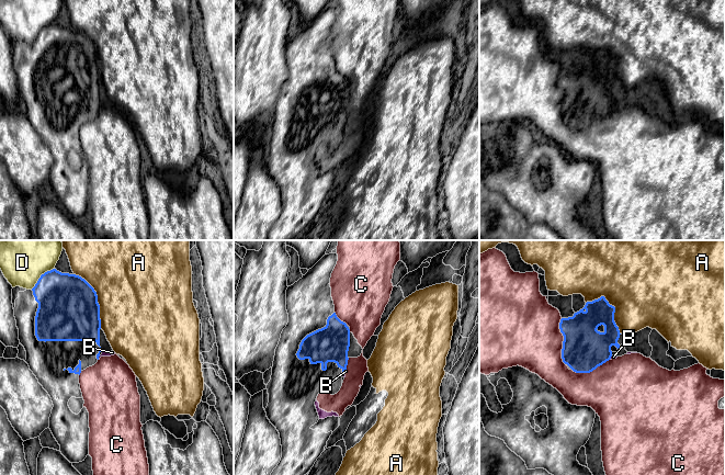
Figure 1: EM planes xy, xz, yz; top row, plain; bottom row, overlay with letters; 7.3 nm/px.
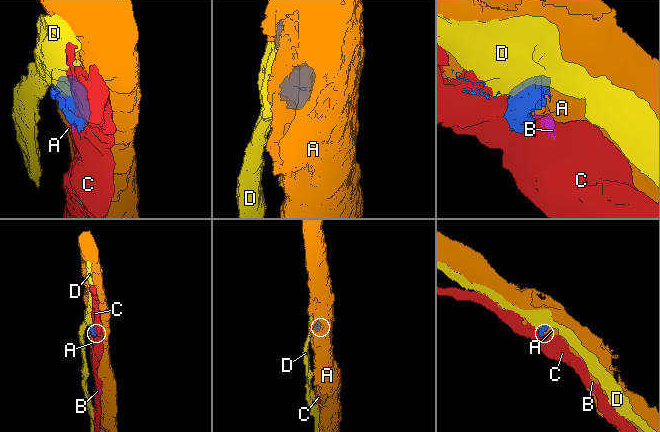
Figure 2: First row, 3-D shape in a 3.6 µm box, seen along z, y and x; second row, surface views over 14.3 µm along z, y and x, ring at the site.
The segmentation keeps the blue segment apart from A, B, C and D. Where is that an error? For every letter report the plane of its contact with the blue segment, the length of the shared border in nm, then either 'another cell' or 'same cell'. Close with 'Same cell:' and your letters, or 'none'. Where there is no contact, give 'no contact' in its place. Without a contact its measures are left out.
A: contact in xy; length 460 nm; another cell
B: contact in xy; length 40 nm; another cell
C: contact in yz; length 340 nm; another cell
D: contact in xy; length 240 nm; another cell
Same cell: none

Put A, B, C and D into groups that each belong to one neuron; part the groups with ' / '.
A / B C / D

